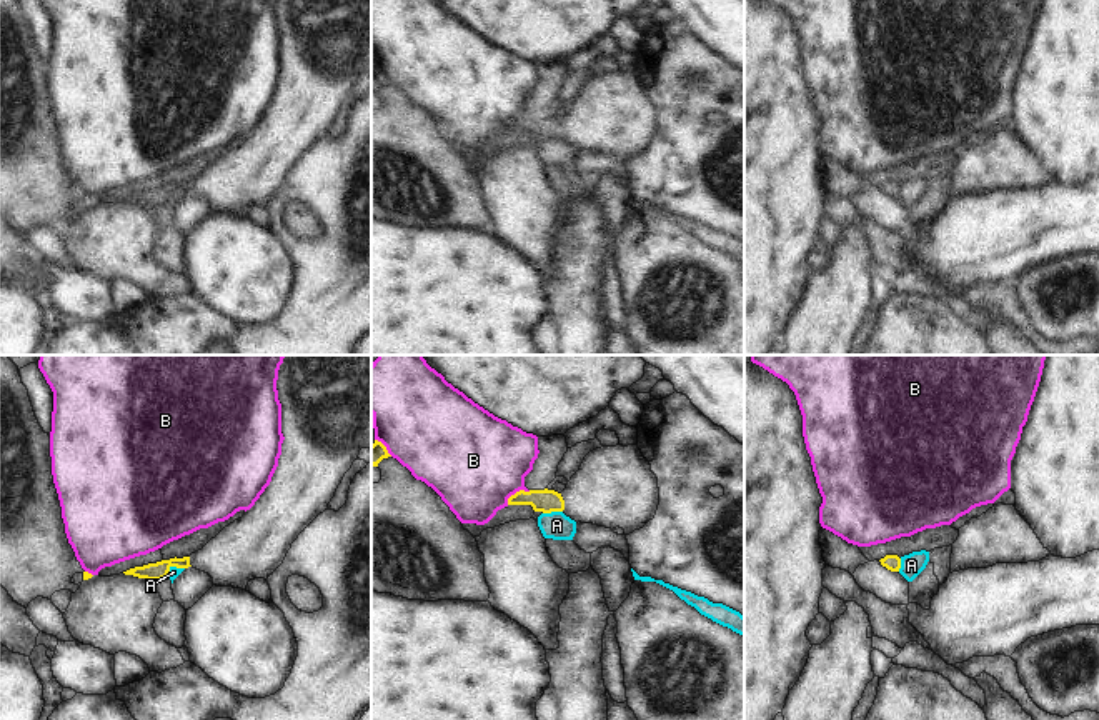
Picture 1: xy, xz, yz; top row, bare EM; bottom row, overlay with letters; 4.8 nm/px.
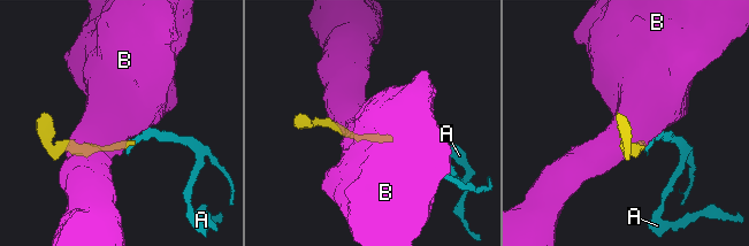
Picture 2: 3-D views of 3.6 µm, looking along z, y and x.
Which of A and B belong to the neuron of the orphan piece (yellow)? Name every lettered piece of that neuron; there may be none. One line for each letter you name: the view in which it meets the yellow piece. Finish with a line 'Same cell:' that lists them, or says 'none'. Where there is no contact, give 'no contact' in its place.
Same cell: none

